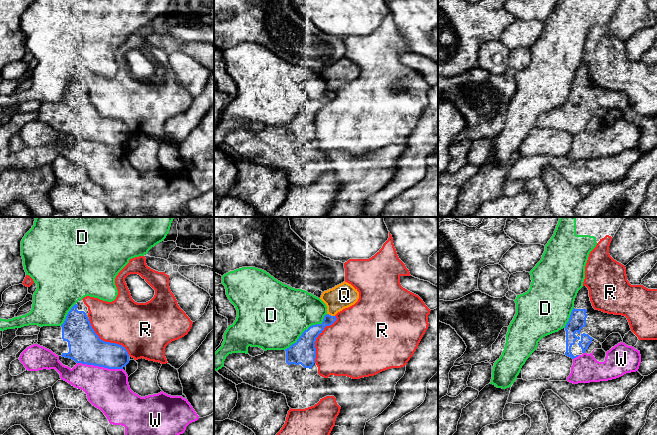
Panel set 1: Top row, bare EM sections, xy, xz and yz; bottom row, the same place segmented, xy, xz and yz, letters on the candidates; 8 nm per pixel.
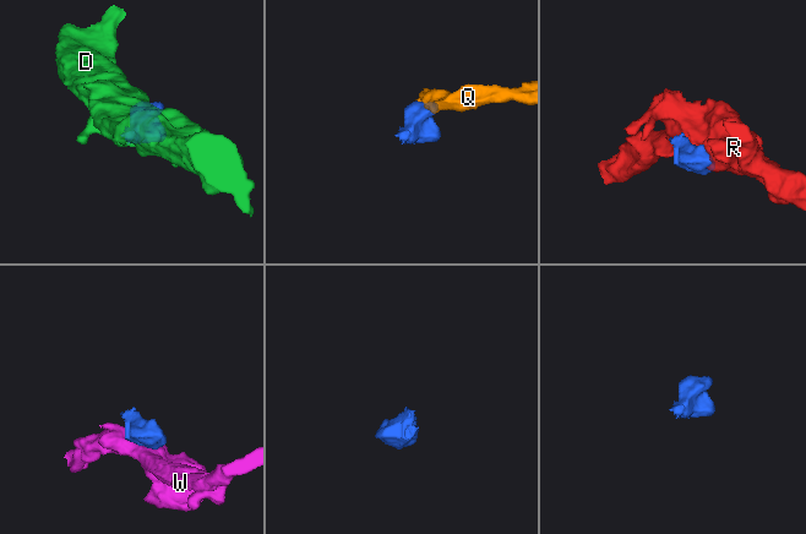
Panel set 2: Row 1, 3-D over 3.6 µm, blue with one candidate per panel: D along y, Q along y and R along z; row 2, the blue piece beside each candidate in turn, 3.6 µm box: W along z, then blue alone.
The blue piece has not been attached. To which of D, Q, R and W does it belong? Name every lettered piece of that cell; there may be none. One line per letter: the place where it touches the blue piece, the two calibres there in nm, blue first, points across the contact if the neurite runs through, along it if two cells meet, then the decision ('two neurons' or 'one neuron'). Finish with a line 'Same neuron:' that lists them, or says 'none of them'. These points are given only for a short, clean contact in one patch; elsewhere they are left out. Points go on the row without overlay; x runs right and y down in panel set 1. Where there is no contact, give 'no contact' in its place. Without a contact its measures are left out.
D: contact xz (307, 105); calibres 200 and 460 nm; two neurons
Q: contact xz (330, 91); calibres 120 and 200 nm; border xz (327, 89), (334, 92); two neurons
R: contact xy (106, 118); calibres 260 and 380 nm; two neurons
W: contact xy (100, 142); calibres 260 and 340 nm; two neurons
Same neuron: none of them

